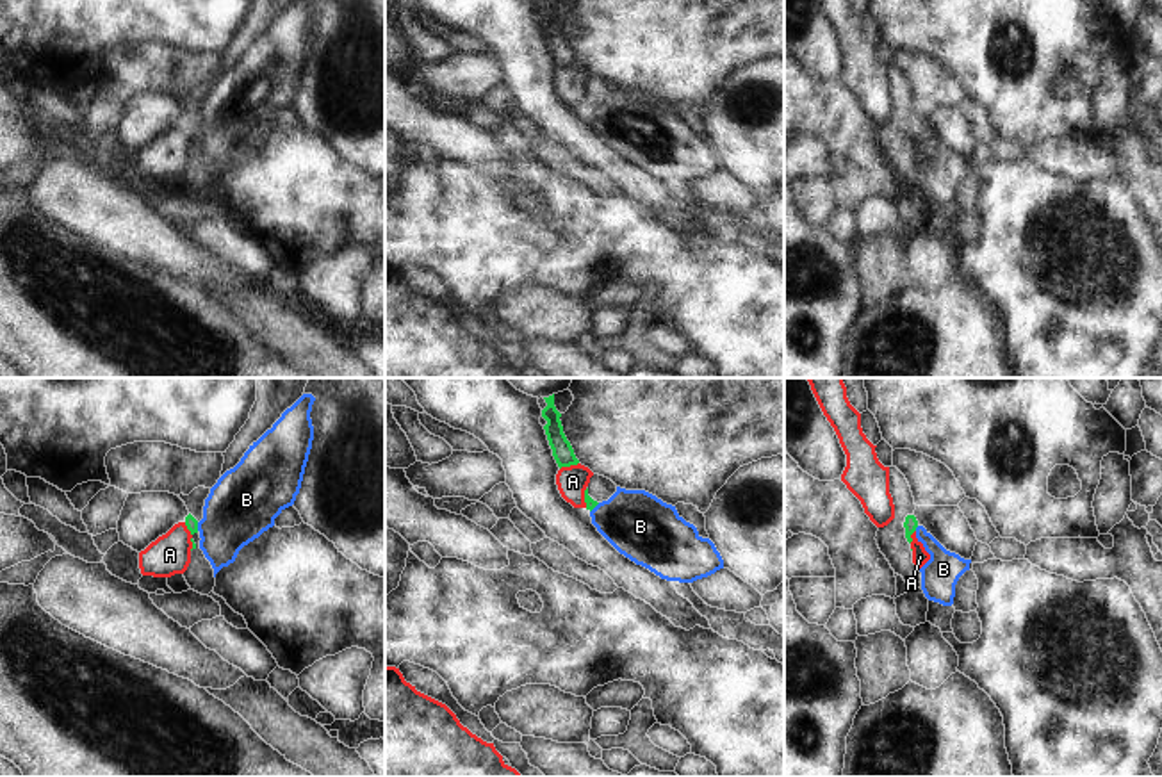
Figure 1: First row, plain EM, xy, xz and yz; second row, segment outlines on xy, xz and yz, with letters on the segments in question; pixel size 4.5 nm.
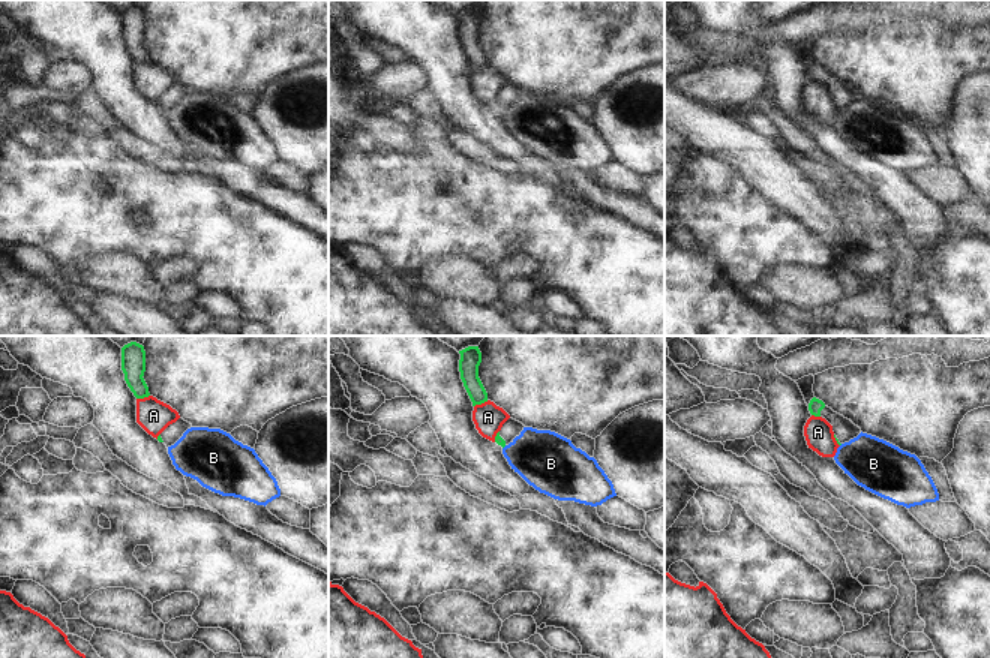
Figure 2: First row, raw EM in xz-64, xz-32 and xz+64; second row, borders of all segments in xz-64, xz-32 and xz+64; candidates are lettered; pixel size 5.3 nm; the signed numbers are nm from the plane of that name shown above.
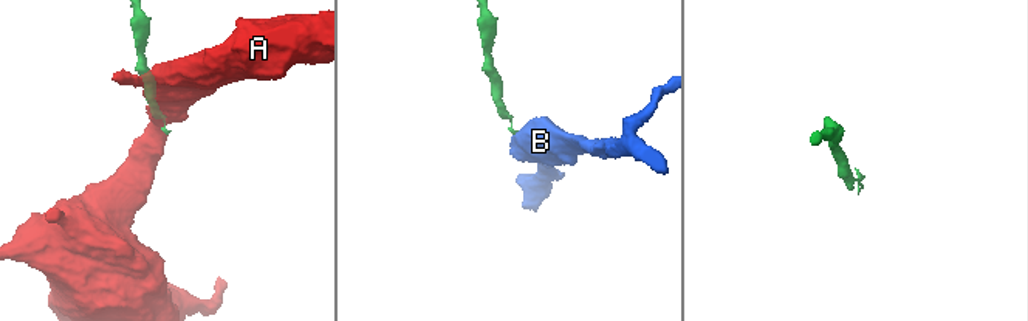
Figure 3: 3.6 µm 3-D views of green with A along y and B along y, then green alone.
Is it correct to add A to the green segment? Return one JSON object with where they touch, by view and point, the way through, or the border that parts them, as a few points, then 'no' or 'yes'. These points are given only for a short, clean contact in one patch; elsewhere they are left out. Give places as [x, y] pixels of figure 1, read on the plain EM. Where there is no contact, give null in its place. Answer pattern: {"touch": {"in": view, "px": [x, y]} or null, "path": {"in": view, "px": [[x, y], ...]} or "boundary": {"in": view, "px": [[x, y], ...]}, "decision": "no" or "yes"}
{"touch": {"in": "xz", "px": [569, 66]}, "boundary": {"in": "xz", "px": [[578, 63], [560, 70]]}, "decision": "no"}

